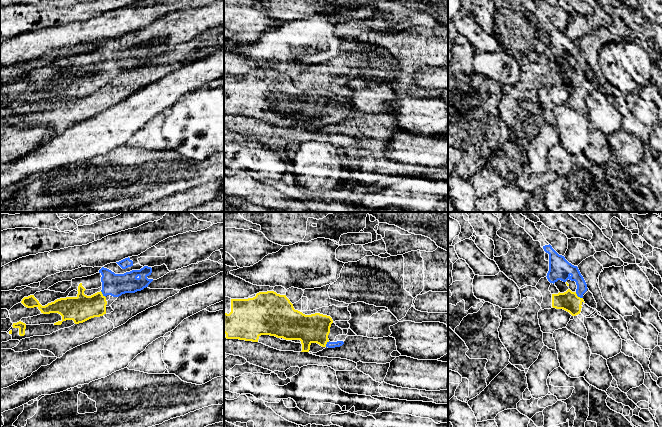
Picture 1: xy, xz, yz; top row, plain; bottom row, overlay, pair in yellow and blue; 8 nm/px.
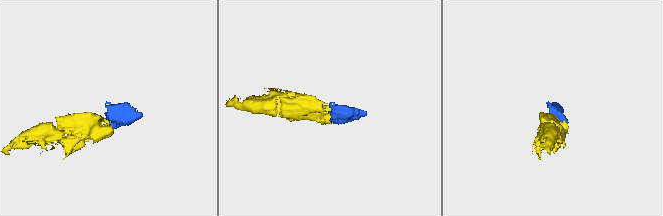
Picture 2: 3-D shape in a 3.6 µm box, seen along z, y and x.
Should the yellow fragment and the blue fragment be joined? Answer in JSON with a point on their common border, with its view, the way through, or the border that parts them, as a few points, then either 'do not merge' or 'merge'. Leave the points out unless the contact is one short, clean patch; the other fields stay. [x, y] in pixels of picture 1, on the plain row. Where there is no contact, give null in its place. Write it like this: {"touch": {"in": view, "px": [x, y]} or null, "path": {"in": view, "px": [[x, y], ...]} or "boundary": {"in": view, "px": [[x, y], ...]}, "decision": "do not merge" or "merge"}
{"touch": {"in": "yz", "px": [577, 72]}, "path": {"in": "yz", "px": [[569, 77], [572, 77], [577, 72], [579, 55], [561, 46]]}, "decision": "merge"}

